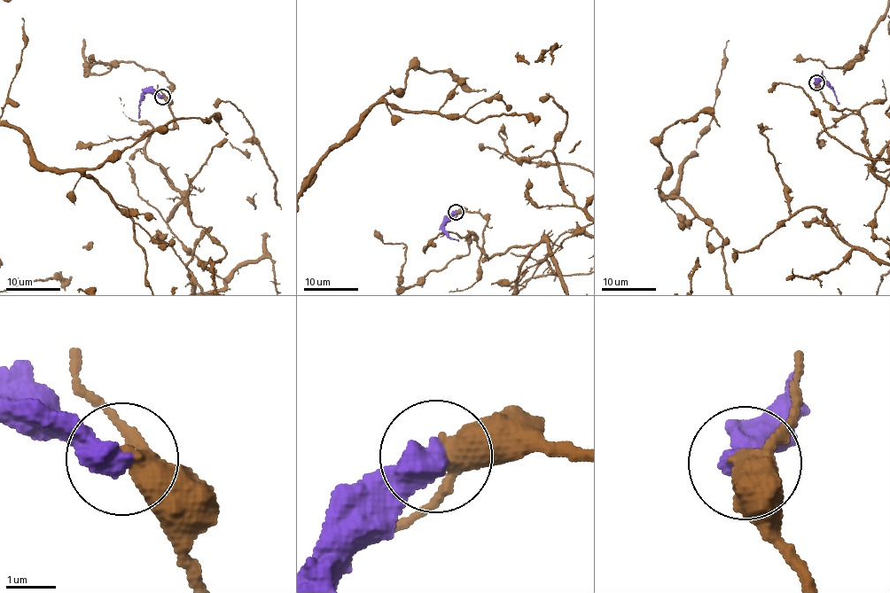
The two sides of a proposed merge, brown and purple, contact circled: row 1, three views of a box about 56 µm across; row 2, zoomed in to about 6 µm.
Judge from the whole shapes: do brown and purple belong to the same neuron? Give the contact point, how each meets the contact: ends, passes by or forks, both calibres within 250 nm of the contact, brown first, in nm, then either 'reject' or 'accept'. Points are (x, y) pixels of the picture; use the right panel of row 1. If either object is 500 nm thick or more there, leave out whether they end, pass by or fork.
at (816, 82); 360 nm thick on the brown side, 550 nm on the other; reject

